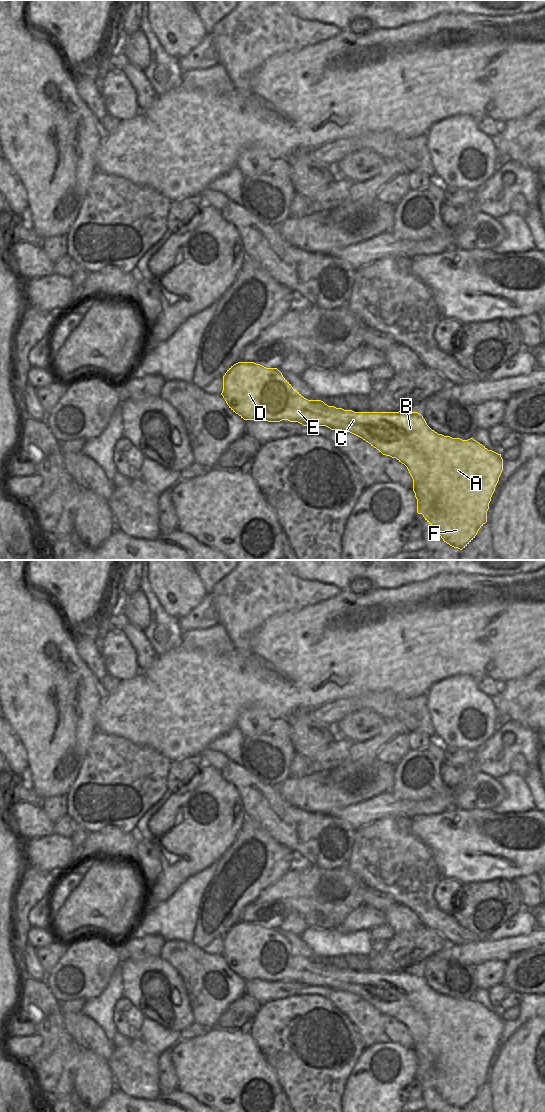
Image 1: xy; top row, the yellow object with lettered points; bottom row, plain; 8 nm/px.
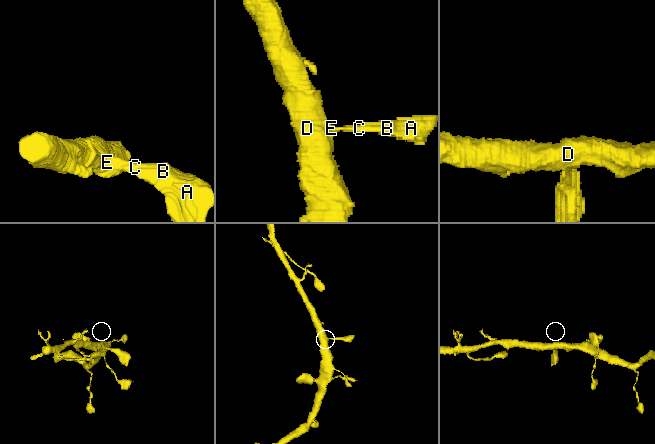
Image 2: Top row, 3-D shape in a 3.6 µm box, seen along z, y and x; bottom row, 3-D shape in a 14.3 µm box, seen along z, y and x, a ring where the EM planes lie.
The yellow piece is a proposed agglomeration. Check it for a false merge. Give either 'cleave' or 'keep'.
keep

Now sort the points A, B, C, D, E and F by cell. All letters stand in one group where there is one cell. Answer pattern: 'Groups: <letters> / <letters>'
Groups: A B C D E F.

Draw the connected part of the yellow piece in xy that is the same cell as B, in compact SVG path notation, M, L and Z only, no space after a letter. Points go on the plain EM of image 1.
M238 922L231 926L223 936L221 955L229 968L244 980L288 980L303 986L326 986L331 990L350 992L368 1002L383 1015L396 1018L407 1027L413 1039L417 1073L422 1074L443 1101L454 1108L465 1108L487 1082L489 1063L503 1031L503 1019L501 1014L488 1010L473 998L462 1000L438 994L427 985L418 972L354 972L328 966L321 960L308 960L293 949L277 928L266 928L254 922Z

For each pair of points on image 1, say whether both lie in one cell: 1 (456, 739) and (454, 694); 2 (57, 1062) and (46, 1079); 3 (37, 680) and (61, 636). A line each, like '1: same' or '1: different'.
1: same
2: same
3: same

